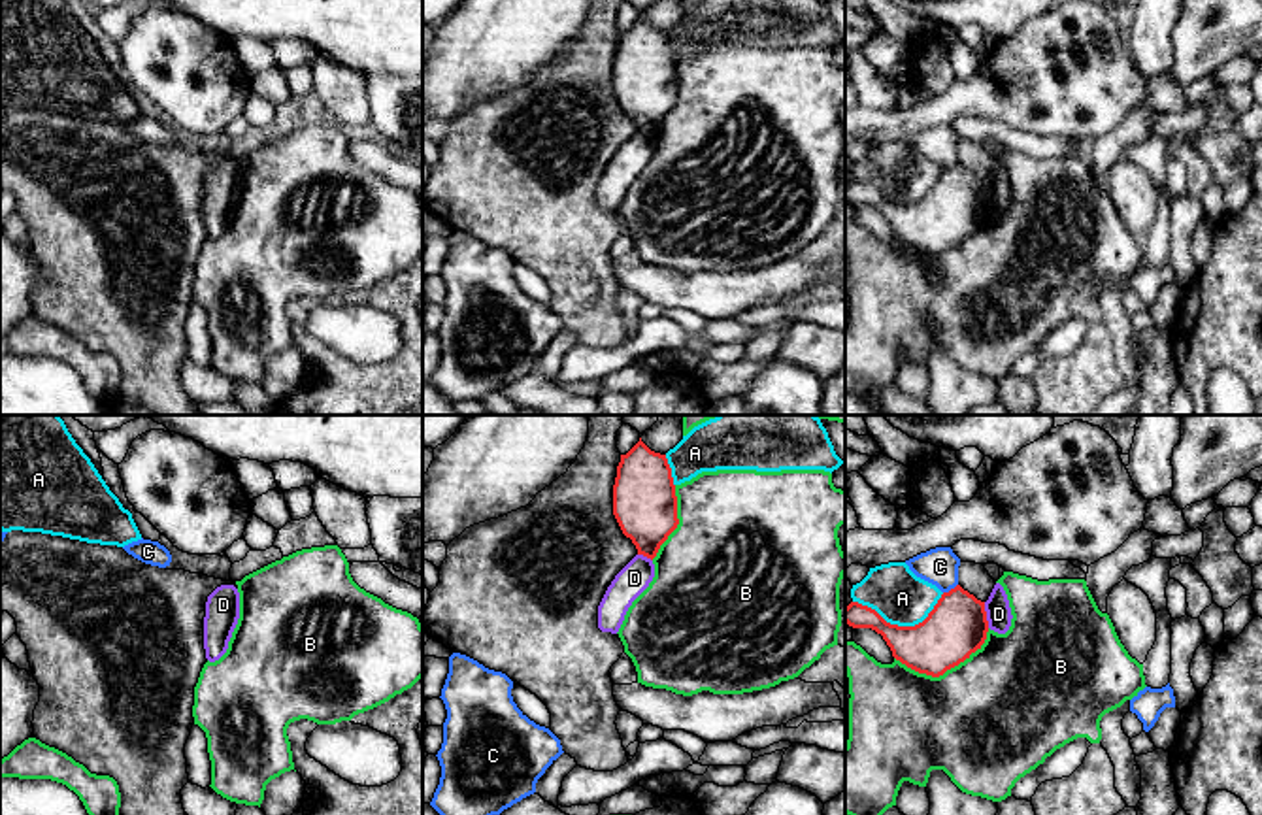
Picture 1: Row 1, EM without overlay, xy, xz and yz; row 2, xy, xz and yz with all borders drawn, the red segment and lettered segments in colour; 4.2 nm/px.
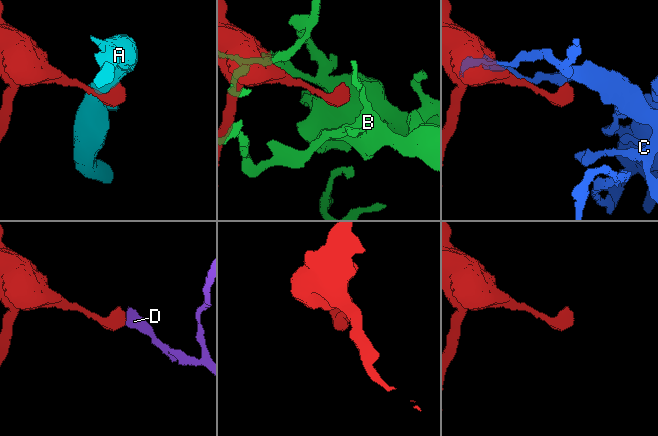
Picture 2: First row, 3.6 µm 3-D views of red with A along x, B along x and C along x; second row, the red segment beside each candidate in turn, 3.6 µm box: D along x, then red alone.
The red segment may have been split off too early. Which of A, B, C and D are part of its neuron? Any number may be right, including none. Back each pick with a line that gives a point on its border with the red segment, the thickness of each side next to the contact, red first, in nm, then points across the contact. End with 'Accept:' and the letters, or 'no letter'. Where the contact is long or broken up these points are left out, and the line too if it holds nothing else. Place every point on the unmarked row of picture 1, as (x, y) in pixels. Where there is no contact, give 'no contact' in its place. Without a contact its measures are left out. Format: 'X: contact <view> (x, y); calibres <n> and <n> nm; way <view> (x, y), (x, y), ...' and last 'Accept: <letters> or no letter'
Accept: no letter

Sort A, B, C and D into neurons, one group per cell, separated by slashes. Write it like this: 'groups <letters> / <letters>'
groups A / B / C / D

